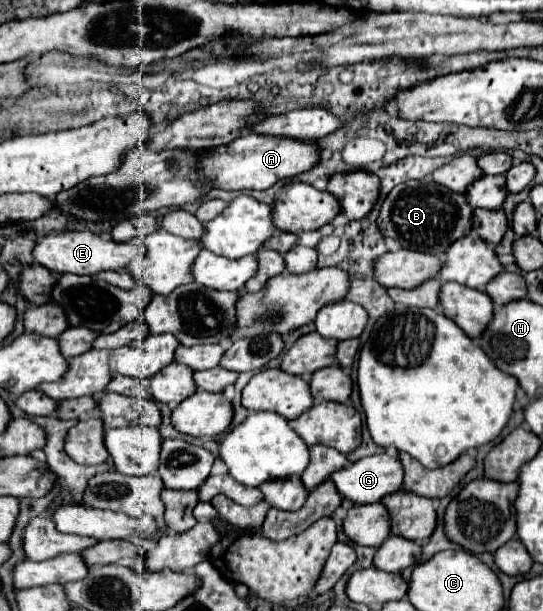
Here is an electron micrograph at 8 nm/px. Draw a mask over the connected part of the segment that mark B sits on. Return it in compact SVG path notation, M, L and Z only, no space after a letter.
M431 178L409 180L405 184L395 186L387 194L387 198L381 204L377 224L383 236L397 240L407 250L419 250L419 252L443 256L455 240L471 232L473 208L467 204L465 194L451 192L441 184L435 184Z

